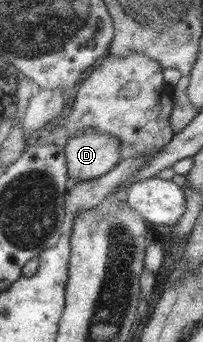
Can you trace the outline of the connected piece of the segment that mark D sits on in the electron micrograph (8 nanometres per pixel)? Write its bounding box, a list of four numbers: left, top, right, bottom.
[64,128,120,181]

